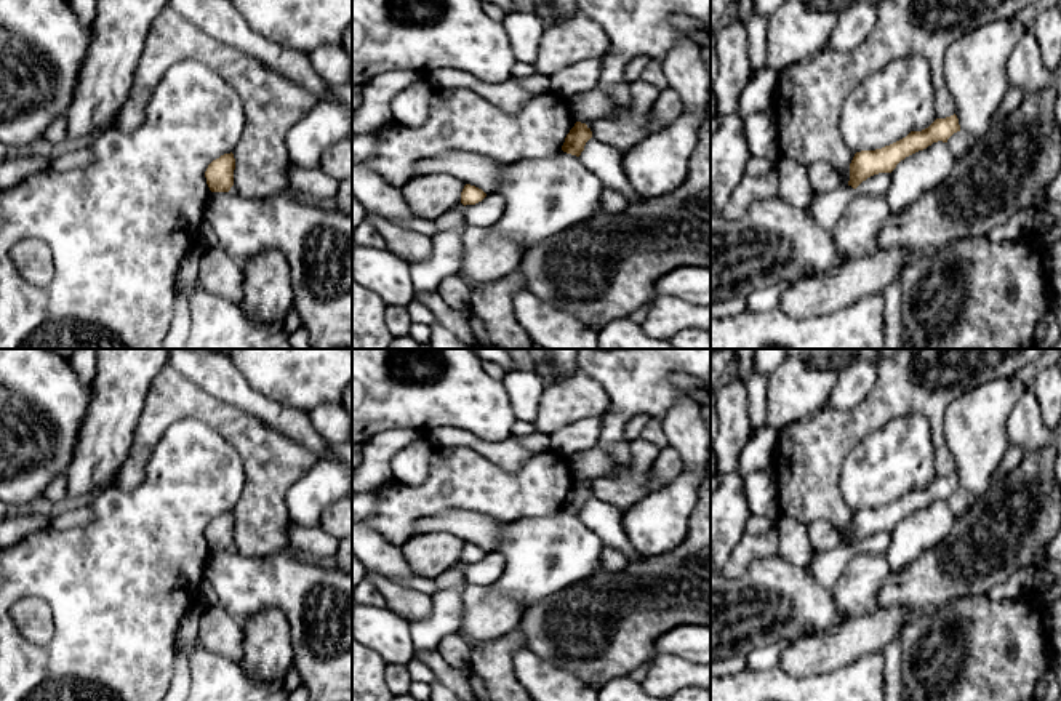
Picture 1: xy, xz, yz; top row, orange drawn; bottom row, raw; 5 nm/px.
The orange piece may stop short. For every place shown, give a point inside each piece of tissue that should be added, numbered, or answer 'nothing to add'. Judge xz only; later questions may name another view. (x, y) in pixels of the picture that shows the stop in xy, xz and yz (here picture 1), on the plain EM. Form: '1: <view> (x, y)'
nothing to add

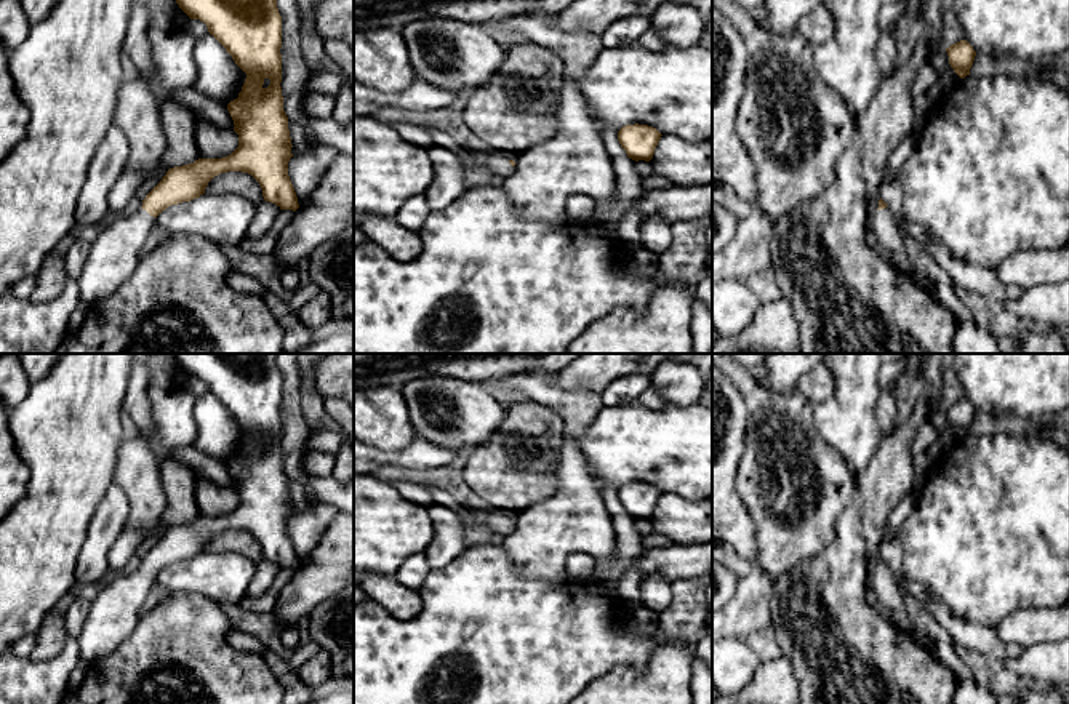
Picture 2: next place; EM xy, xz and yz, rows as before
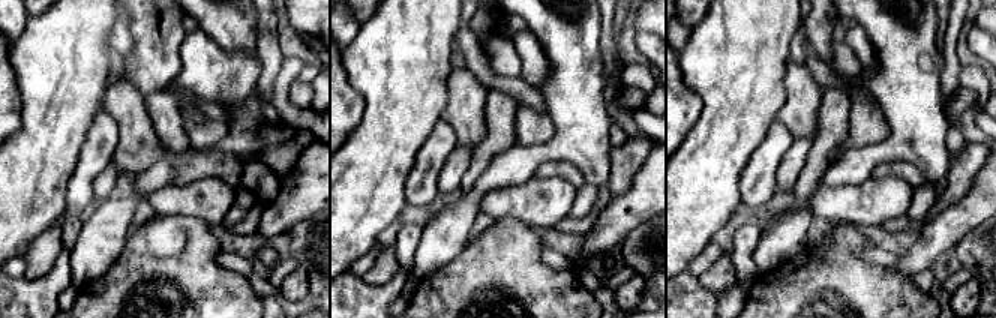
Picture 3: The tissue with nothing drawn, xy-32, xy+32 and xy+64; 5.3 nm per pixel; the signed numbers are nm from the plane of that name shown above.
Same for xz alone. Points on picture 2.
1: xz (496, 522)

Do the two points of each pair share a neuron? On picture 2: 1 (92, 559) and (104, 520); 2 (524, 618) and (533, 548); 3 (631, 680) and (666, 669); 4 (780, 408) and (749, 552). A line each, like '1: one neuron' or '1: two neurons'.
1: one neuron
2: two neurons
3: one neuron
4: two neurons

